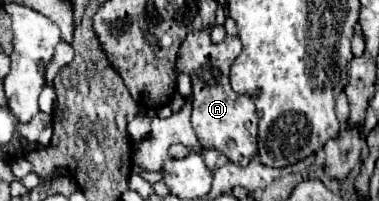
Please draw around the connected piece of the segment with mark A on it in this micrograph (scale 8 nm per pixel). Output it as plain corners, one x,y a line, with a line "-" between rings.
206,30
190,32
178,52
176,72
184,72
192,78
192,128
204,148
212,148
230,158
238,166
248,166
258,152
258,114
254,100
240,96
230,88
230,66
240,54
242,44
238,36
226,34
224,42
214,44

